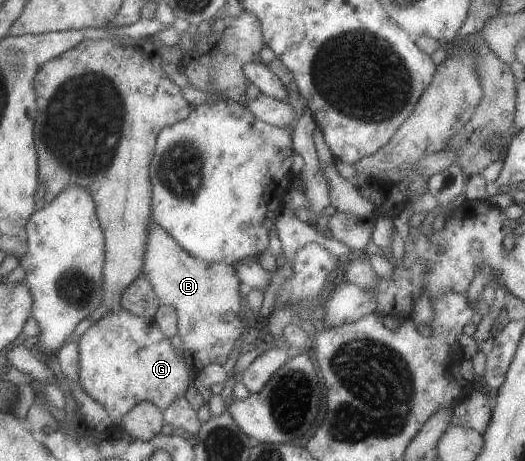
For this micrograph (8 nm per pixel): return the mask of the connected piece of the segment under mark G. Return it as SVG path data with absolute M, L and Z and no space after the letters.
M127 308L107 314L94 323L79 340L83 389L108 410L116 423L121 423L124 416L145 401L153 401L163 411L167 411L175 401L186 397L195 381L185 357L175 349L175 343L163 333L155 318L135 315Z

